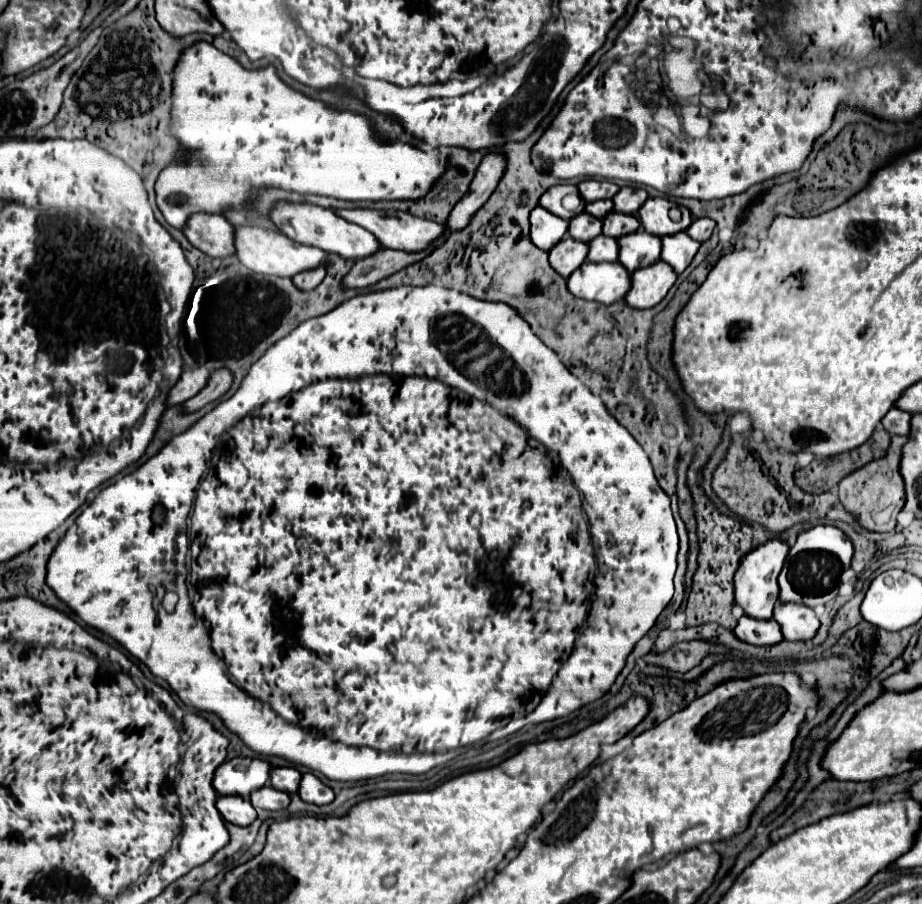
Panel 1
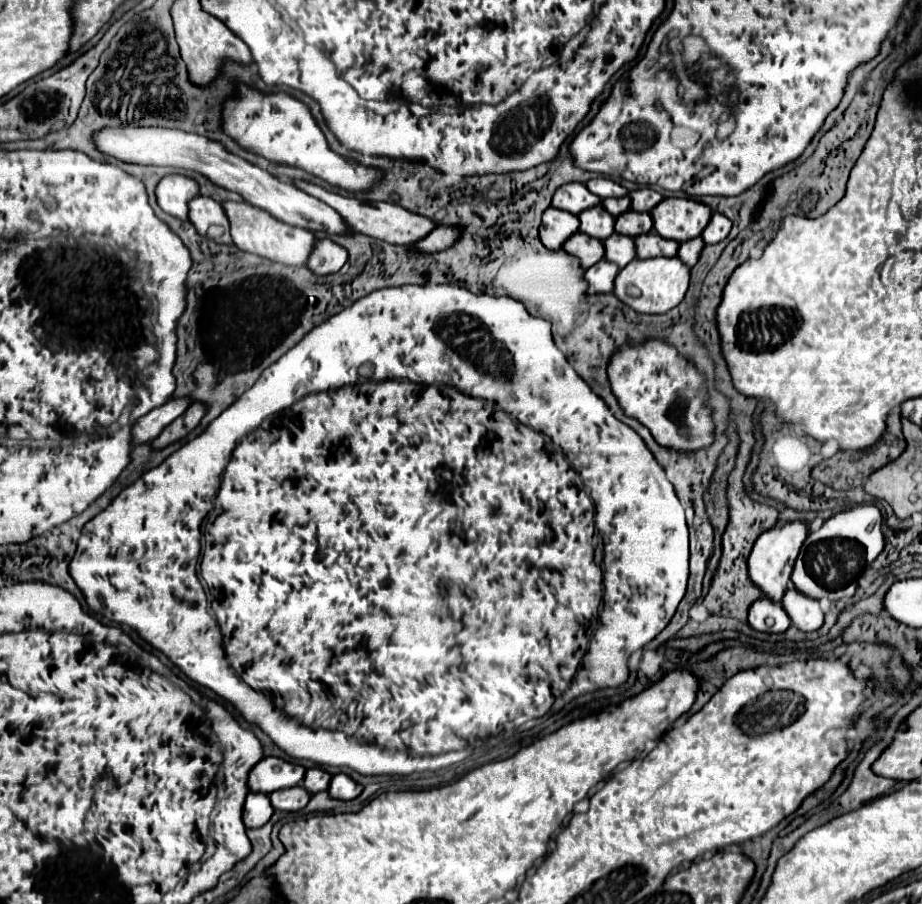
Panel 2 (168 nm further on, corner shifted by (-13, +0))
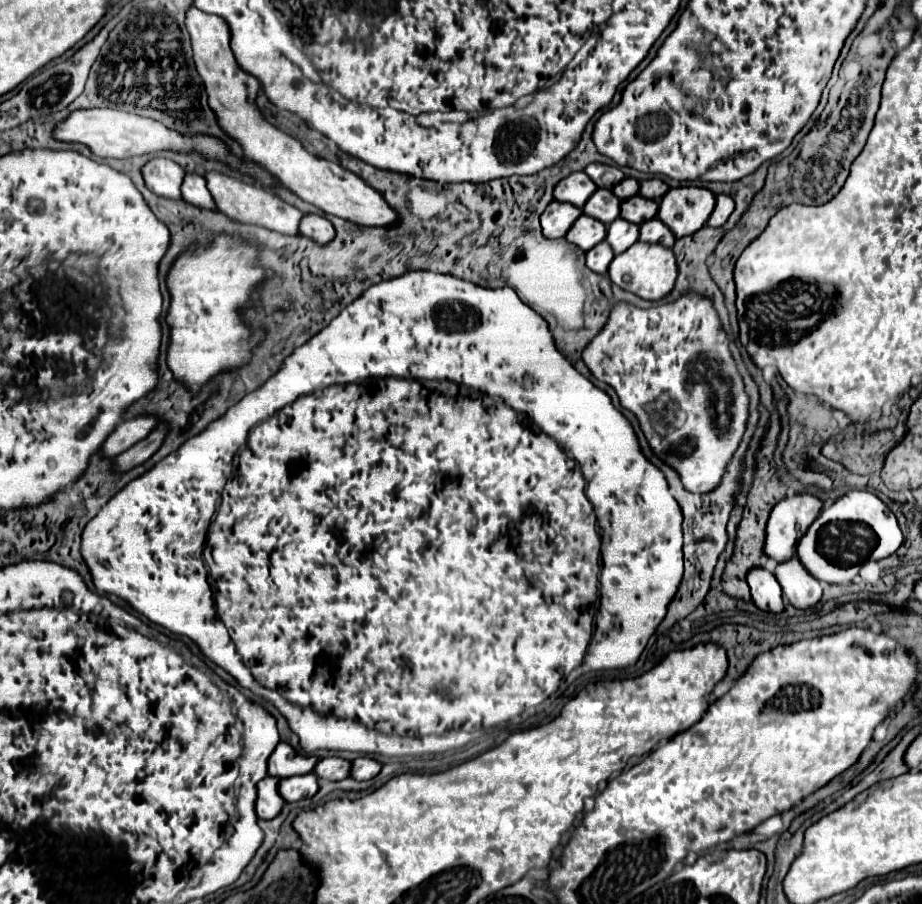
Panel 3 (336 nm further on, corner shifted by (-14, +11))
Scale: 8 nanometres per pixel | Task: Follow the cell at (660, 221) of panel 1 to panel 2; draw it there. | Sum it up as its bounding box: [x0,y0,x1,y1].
[653,197,711,241]

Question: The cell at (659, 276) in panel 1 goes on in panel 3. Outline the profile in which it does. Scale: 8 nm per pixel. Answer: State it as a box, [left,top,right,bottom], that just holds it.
[608,242,678,300]

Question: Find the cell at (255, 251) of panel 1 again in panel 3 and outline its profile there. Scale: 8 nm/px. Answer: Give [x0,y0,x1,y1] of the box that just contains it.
[206,172,302,236]

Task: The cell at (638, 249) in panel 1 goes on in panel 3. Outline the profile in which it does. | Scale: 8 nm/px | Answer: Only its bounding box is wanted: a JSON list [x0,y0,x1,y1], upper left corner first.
[640,218,676,248]

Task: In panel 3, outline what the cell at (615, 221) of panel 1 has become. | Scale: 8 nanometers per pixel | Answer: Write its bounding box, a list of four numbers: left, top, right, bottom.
[620,196,658,224]

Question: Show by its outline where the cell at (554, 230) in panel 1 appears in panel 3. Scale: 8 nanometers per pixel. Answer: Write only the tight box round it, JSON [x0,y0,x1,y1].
[540,200,582,238]

